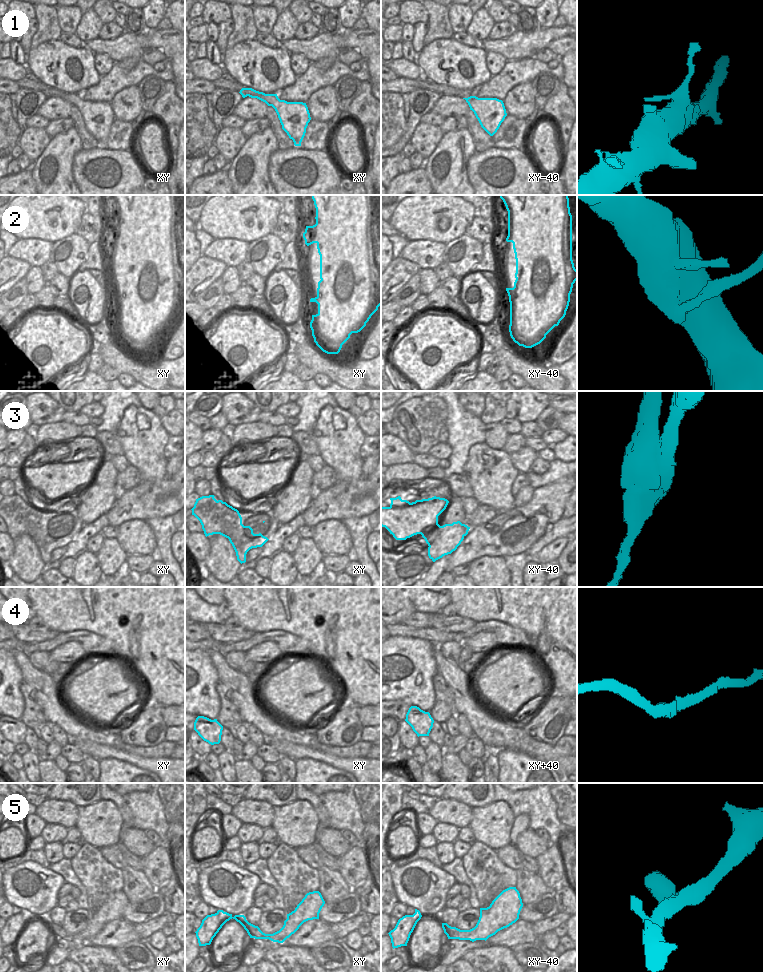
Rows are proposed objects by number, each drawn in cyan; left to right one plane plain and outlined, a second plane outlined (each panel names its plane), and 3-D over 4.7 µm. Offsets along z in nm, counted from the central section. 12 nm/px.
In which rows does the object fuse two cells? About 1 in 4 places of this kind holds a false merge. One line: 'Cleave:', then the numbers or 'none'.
Cleave: 2, 3

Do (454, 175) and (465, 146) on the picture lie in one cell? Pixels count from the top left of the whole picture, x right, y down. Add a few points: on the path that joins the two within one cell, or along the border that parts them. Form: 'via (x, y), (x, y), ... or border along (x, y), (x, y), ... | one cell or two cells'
via (454, 168), (454, 157), (458, 153) | one cell

